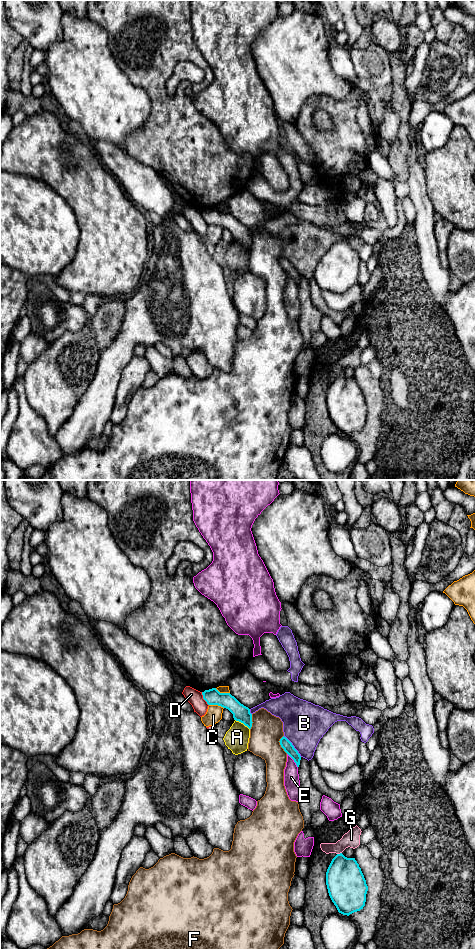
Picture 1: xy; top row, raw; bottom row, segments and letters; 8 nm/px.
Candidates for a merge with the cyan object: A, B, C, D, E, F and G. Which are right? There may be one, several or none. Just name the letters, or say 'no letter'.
no letter

